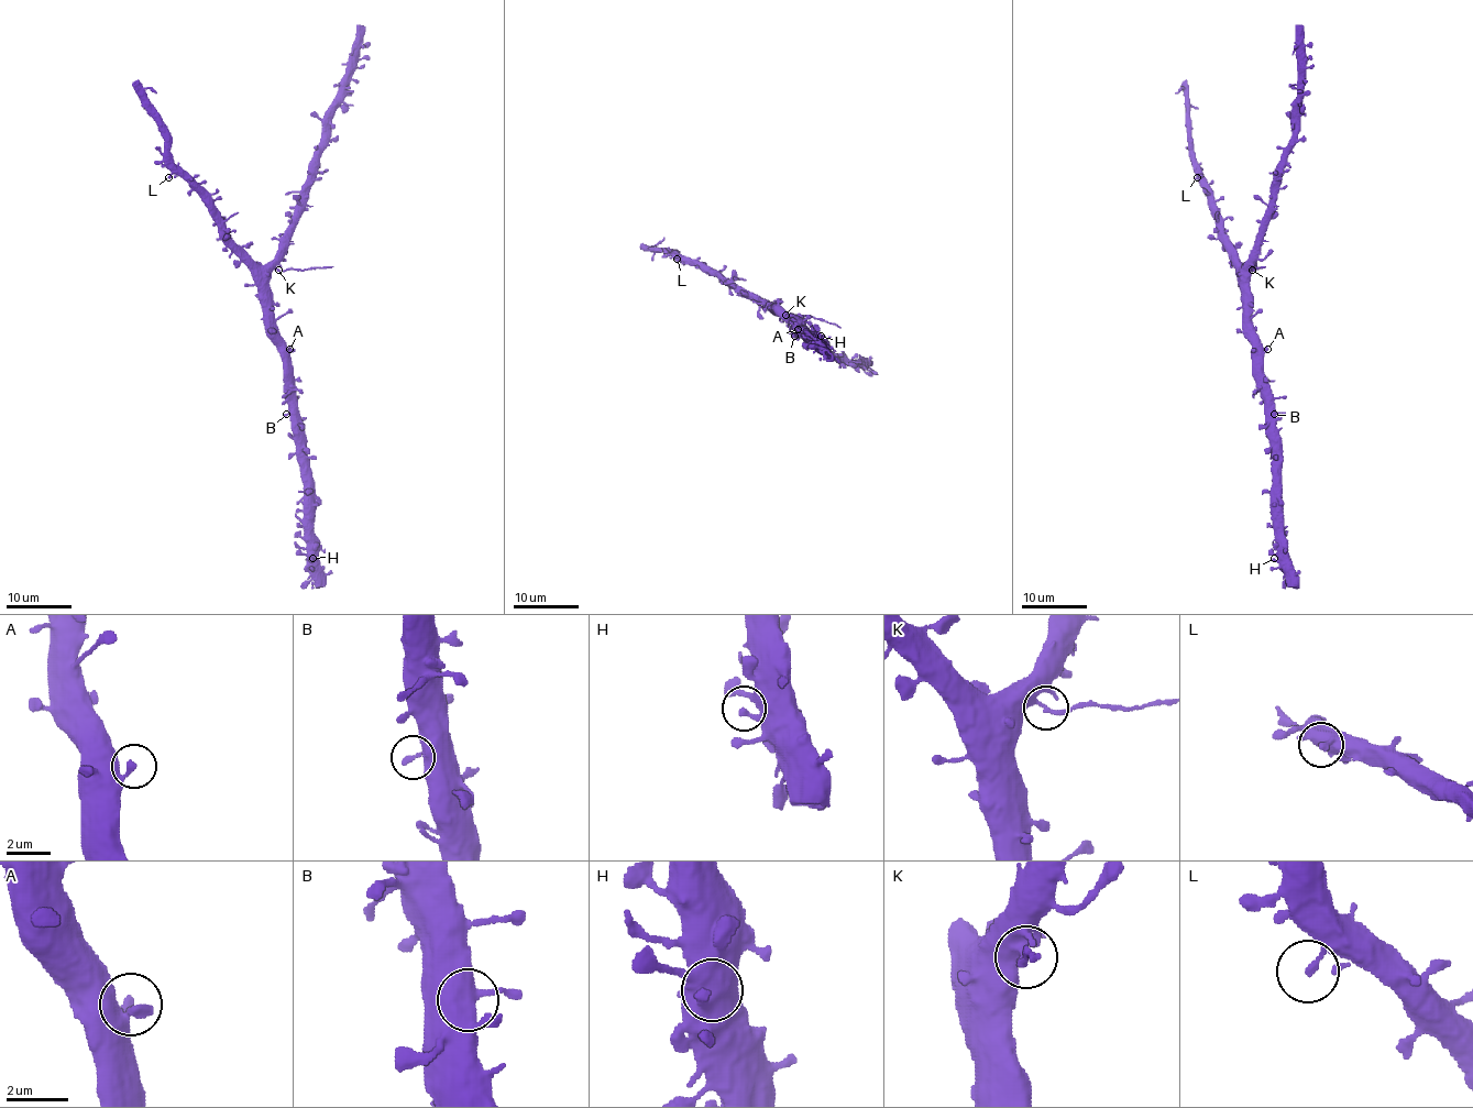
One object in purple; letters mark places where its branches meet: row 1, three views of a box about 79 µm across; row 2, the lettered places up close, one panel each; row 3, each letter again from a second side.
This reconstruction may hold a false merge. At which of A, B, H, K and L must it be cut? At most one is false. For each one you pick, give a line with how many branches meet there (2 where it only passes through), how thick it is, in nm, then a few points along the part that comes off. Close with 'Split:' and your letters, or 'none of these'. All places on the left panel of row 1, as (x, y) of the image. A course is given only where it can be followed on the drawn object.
K: Branches: 3. Thickness 240 nm. Course of the part to remove: (278, 270), (332, 266)
Split: K

